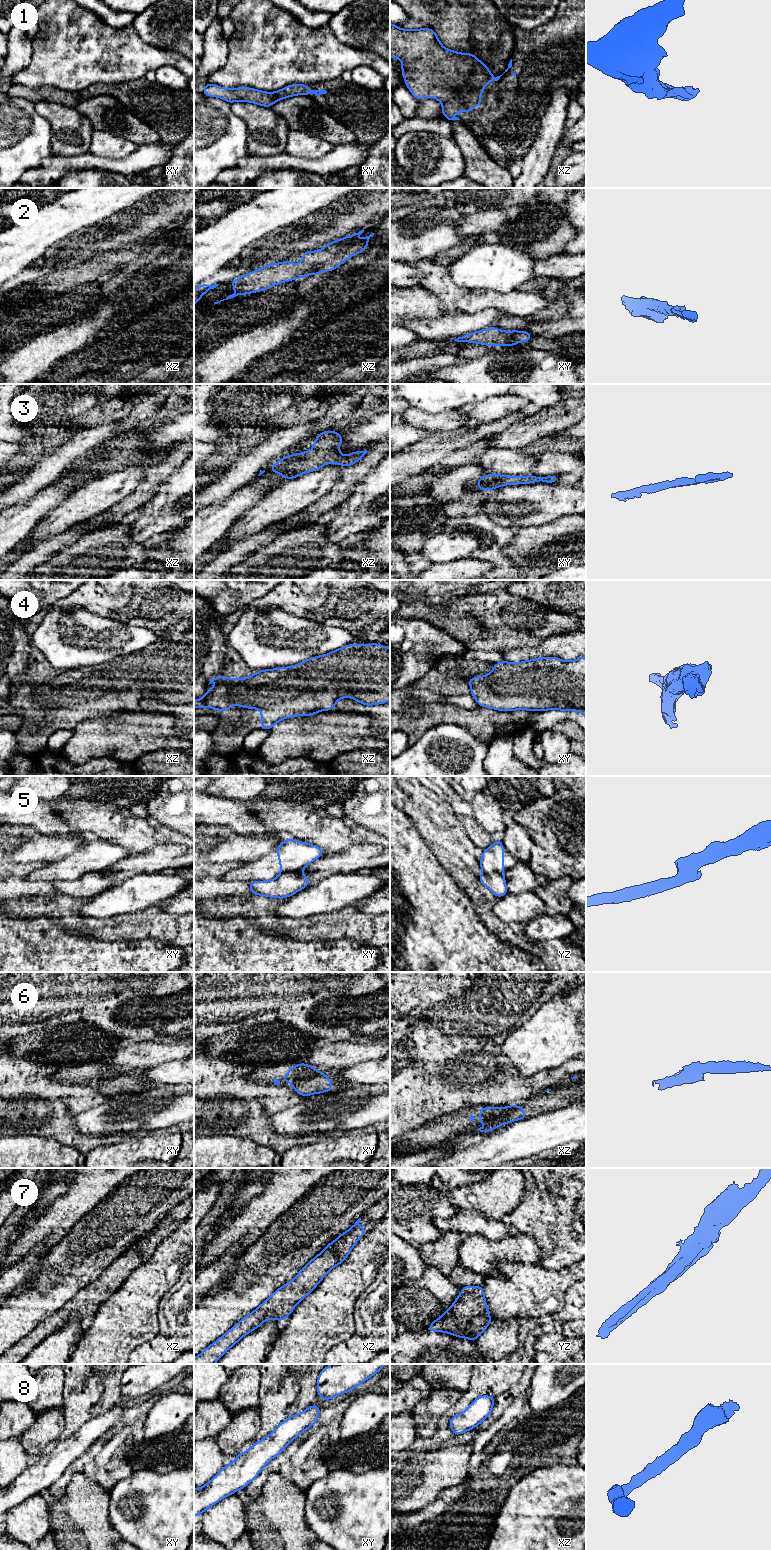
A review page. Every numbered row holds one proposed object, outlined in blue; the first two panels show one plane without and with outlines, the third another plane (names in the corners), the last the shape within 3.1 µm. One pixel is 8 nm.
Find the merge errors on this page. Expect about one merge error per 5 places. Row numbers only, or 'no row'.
5, 6

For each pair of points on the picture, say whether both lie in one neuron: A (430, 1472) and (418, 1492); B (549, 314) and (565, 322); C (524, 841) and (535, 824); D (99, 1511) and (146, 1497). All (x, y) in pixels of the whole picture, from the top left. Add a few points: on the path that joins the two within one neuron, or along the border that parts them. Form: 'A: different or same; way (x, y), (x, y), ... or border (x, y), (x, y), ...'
A: same; way (425, 1477), (425, 1482), (420, 1487)
B: different; border (566, 315), (557, 319), (539, 322)
C: different; border (515, 821), (525, 829), (533, 842), (530, 858)
D: different; border (108, 1492), (109, 1522), (116, 1530)

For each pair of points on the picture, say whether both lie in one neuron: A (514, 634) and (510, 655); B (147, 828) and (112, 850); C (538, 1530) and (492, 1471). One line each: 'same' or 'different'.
A: different
B: different
C: different

